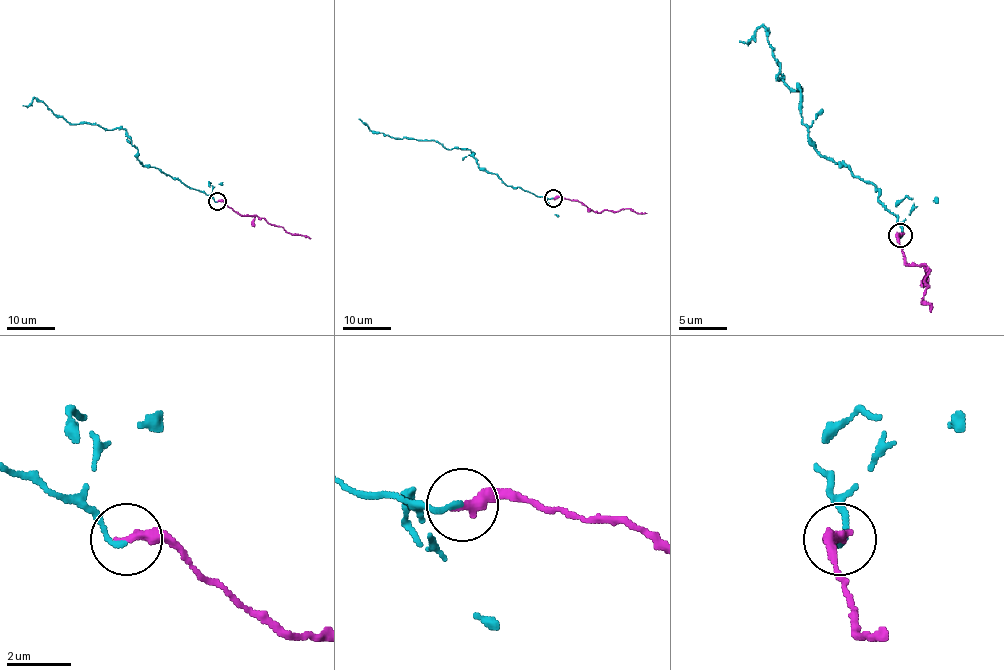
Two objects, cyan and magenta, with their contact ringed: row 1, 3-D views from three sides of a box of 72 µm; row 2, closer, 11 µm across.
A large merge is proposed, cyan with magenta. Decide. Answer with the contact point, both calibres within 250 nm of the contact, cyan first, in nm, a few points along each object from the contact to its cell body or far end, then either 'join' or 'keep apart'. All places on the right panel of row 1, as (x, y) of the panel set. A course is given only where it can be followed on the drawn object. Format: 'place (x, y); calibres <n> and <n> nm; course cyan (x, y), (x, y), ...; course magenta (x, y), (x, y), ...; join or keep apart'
place (900, 235); calibres 160 and 320 nm; course cyan (901, 236), (877, 190), (814, 149), (802, 91), (780, 79), (768, 30), (739, 40); course magenta (901, 236), (903, 260), (908, 265), (925, 265), (930, 270), (923, 301), (930, 304), (930, 311); join

